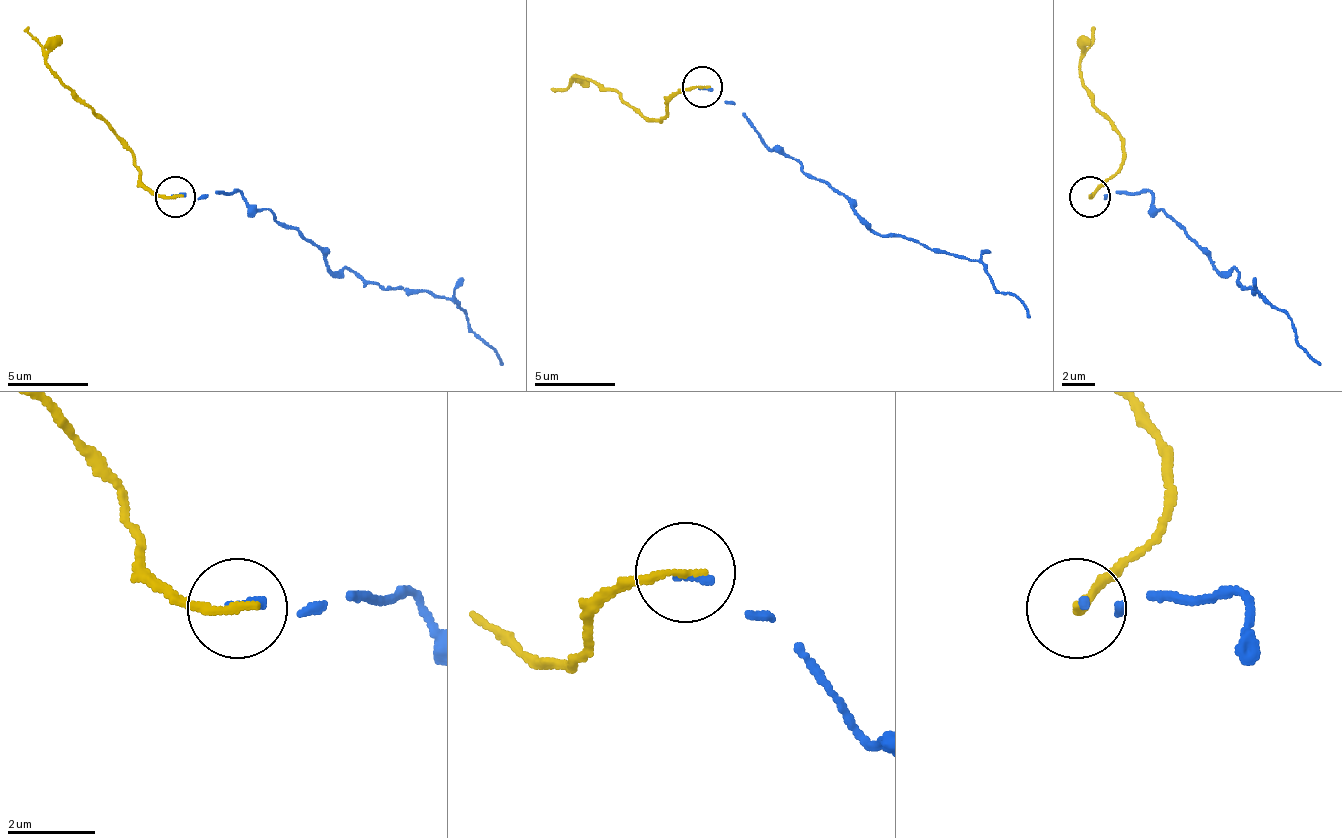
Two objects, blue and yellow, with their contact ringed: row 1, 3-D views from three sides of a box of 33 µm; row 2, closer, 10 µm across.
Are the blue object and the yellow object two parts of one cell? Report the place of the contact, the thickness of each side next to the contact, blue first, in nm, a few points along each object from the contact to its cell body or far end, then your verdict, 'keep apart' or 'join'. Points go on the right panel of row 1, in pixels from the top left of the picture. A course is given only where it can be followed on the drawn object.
(1089, 197) | 160/190 nm | blue via (1092, 196), (1149, 191), (1185, 236), (1290, 321), (1294, 341), (1319, 365) | yellow via (1088, 196), (1092, 196), (1121, 167), (1121, 131), (1092, 103), (1080, 74), (1092, 26) | join

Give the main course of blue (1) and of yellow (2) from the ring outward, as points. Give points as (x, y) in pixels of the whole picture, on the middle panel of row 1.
1: (701, 89), (729, 102), (766, 146), (790, 154), (810, 178), (830, 182), (875, 235), (976, 259), (1028, 316)
2: (701, 85), (681, 89), (661, 118), (641, 118), (612, 89), (584, 77), (556, 89)

